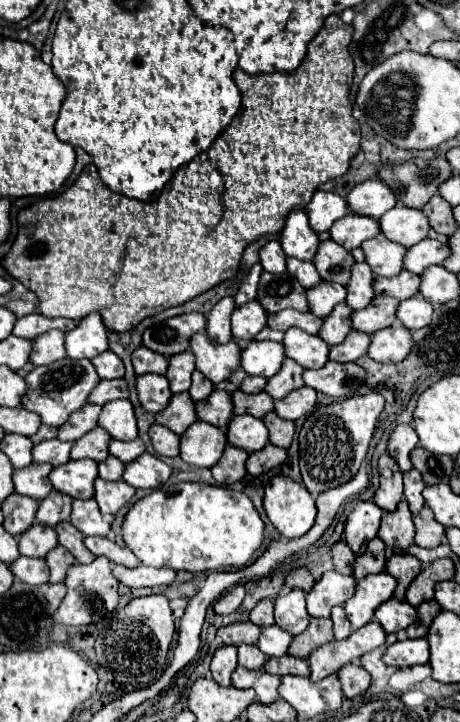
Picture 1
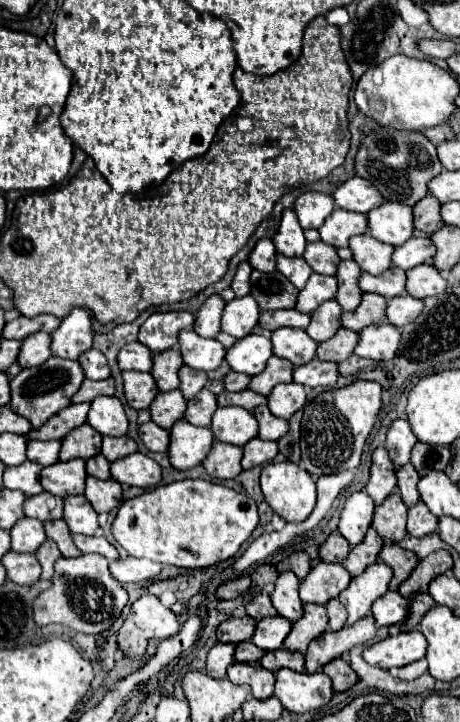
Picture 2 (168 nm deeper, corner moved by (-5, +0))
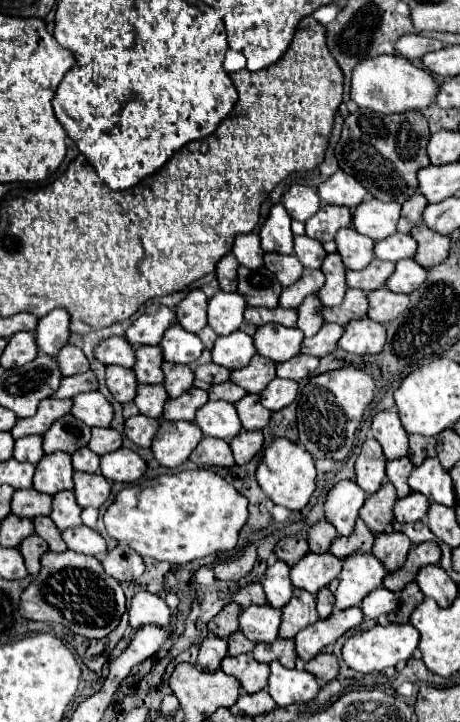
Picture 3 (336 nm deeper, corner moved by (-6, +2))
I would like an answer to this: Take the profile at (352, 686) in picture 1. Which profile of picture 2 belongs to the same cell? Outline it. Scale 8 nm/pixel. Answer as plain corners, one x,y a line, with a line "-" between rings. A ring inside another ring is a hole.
331,660
329,664
325,664
323,672
333,680
333,690
335,692
345,692
349,690
353,684
357,684
357,674
353,672
353,668
343,660

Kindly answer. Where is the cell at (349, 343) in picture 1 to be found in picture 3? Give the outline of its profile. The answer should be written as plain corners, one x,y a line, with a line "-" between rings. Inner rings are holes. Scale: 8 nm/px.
322,324
322,328
318,330
316,336
304,338
302,352
312,354
316,358
322,358
322,356
336,350
336,344
338,344
340,336
342,336
342,326
338,326
338,324

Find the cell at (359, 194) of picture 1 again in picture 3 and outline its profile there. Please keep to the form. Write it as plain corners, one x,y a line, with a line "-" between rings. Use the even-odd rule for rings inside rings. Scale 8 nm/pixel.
342,170
324,180
318,186
316,194
324,204
338,204
348,208
358,206
358,202
362,202
368,196
366,188
362,188
356,178
350,178
350,174
344,174

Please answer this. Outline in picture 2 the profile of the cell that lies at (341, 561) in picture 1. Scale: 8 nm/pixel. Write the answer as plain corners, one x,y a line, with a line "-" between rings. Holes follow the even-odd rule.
335,532
319,546
319,556
325,562
343,562
349,556
349,550
349,542
339,532

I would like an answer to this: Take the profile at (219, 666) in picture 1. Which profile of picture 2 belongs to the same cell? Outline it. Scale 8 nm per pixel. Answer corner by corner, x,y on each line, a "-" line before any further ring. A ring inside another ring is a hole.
217,644
207,656
207,672
213,678
227,678
227,668
235,662
233,644

